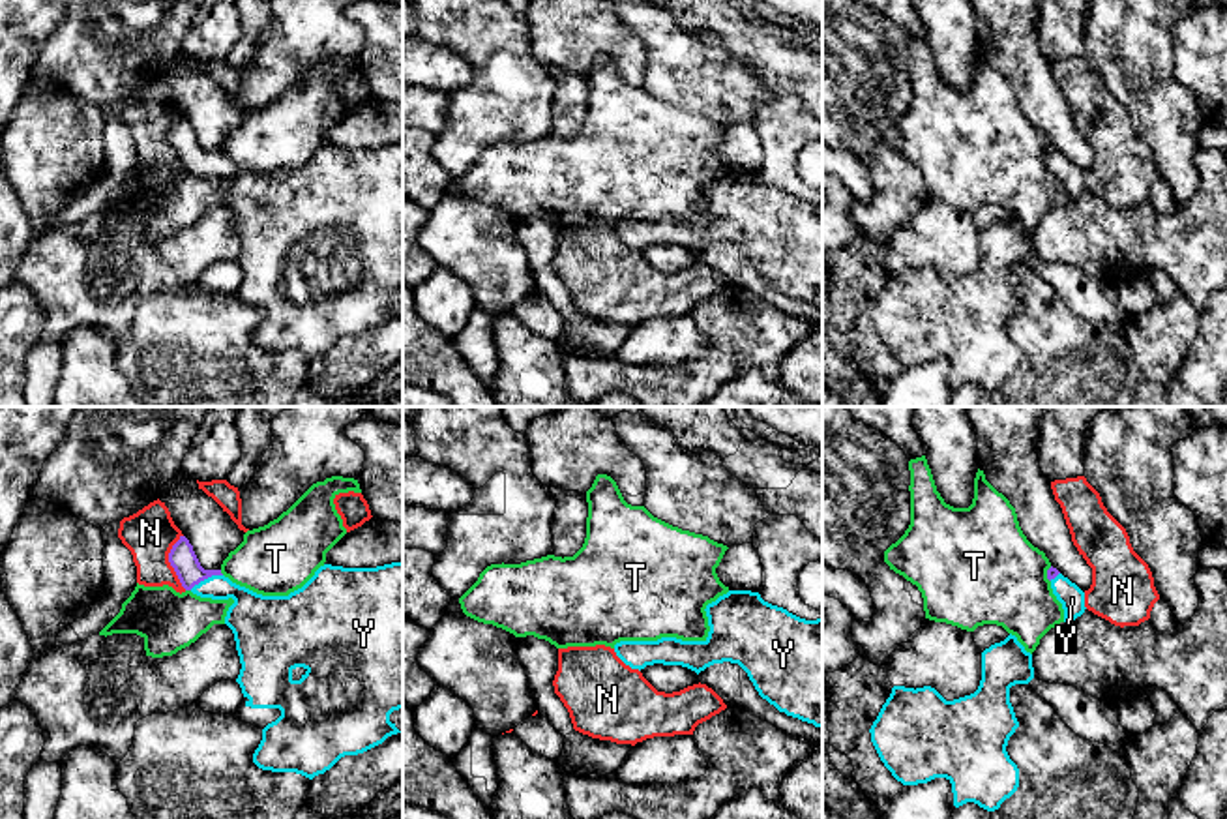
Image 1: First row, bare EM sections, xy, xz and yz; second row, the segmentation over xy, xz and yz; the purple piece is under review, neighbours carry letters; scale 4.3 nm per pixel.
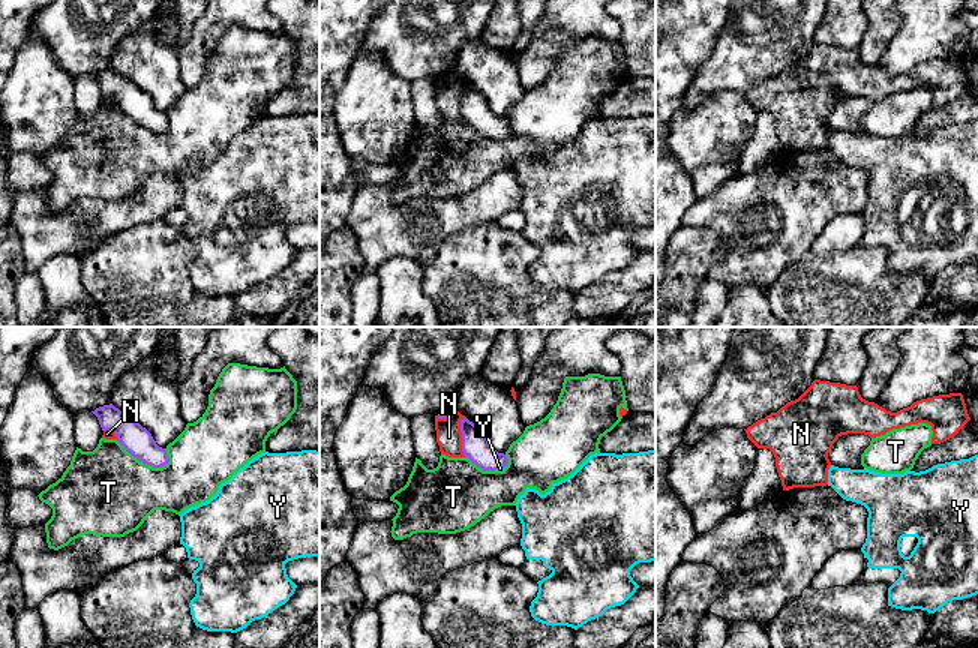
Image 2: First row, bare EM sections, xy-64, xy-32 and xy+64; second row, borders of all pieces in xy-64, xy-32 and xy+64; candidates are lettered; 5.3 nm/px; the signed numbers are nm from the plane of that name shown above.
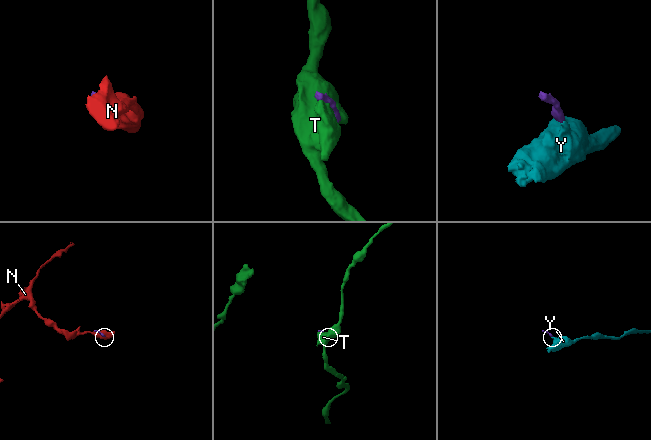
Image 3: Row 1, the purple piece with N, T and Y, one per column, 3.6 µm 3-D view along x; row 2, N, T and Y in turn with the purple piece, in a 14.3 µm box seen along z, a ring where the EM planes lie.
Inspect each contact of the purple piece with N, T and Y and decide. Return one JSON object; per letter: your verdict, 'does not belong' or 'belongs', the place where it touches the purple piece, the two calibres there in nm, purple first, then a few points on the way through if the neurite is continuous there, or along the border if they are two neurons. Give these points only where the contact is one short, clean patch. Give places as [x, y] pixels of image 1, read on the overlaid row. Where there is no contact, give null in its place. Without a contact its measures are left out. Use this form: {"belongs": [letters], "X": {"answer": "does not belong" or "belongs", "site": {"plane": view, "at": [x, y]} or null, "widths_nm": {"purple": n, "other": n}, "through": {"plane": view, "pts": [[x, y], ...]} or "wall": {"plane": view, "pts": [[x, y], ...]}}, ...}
{"belongs": ["Y"], "N": {"answer": "does not belong", "site": {"plane": "xy", "at": [169, 561]}, "widths_nm": {"purple": 120, "other": 220}, "wall": {"plane": "xy", "pts": [[180, 535], [169, 553], [169, 565], [186, 589]]}}, "T": {"answer": "does not belong", "site": {"plane": "xy", "at": [220, 572]}, "widths_nm": {"purple": 120, "other": 300}}, "Y": {"answer": "belongs", "site": {"plane": "xy", "at": [205, 578]}, "widths_nm": {"purple": 120, "other": 180}, "through": {"plane": "xy", "pts": [[182, 557], [205, 578], [231, 589], [250, 615]]}}}

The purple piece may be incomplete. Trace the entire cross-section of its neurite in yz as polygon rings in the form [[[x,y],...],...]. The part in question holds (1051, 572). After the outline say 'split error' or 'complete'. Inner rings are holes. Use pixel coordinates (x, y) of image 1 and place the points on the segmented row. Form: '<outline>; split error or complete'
[[[1053,566],[1047,570],[1047,579],[1051,581],[1053,594],[1062,603],[1064,622],[1081,617],[1087,609],[1085,592]]]; split error

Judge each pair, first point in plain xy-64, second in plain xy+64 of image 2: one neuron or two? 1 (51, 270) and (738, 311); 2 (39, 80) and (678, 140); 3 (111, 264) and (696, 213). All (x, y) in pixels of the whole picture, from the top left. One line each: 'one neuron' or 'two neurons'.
1: one neuron
2: one neuron
3: two neurons

